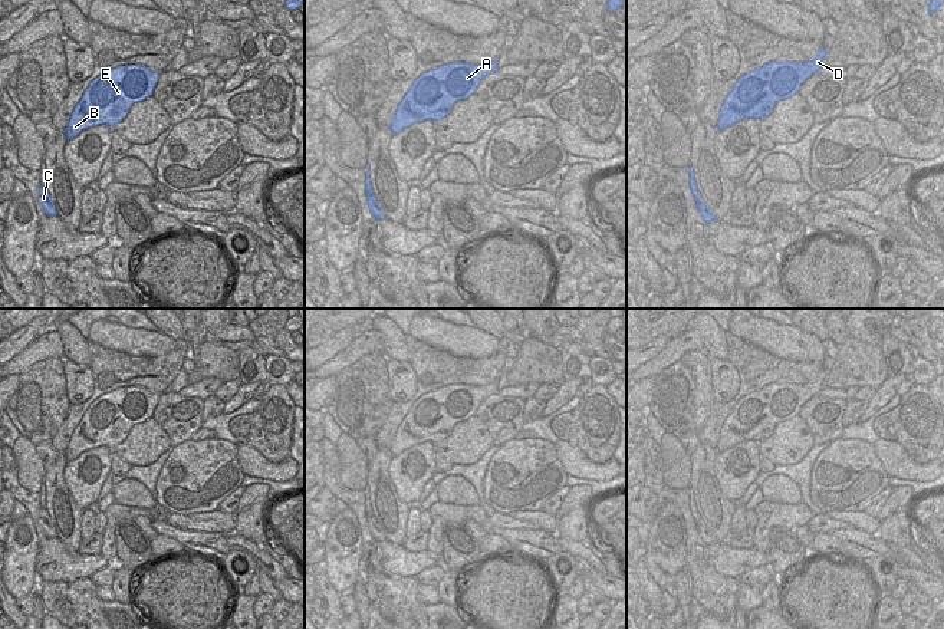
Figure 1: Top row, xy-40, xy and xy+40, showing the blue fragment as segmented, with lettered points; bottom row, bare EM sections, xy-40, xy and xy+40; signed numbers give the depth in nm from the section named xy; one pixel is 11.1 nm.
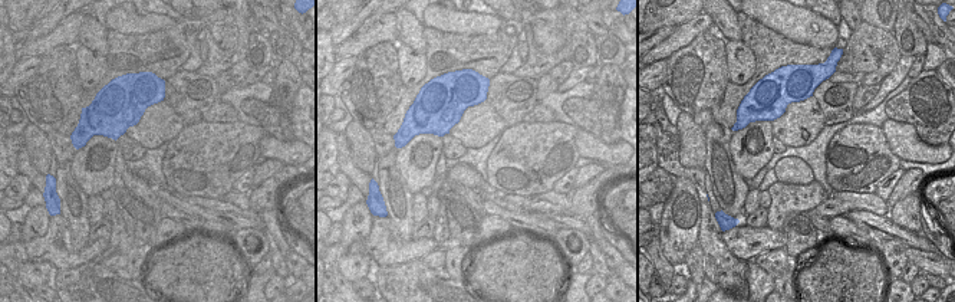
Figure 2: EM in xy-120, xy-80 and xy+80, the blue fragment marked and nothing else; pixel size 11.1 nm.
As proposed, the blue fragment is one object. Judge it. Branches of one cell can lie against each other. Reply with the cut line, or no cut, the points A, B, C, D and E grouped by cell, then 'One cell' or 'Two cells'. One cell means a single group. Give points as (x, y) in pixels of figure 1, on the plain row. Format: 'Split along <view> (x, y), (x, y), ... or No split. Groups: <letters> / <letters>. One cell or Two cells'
No split. Groups: A B C D E. One cell

